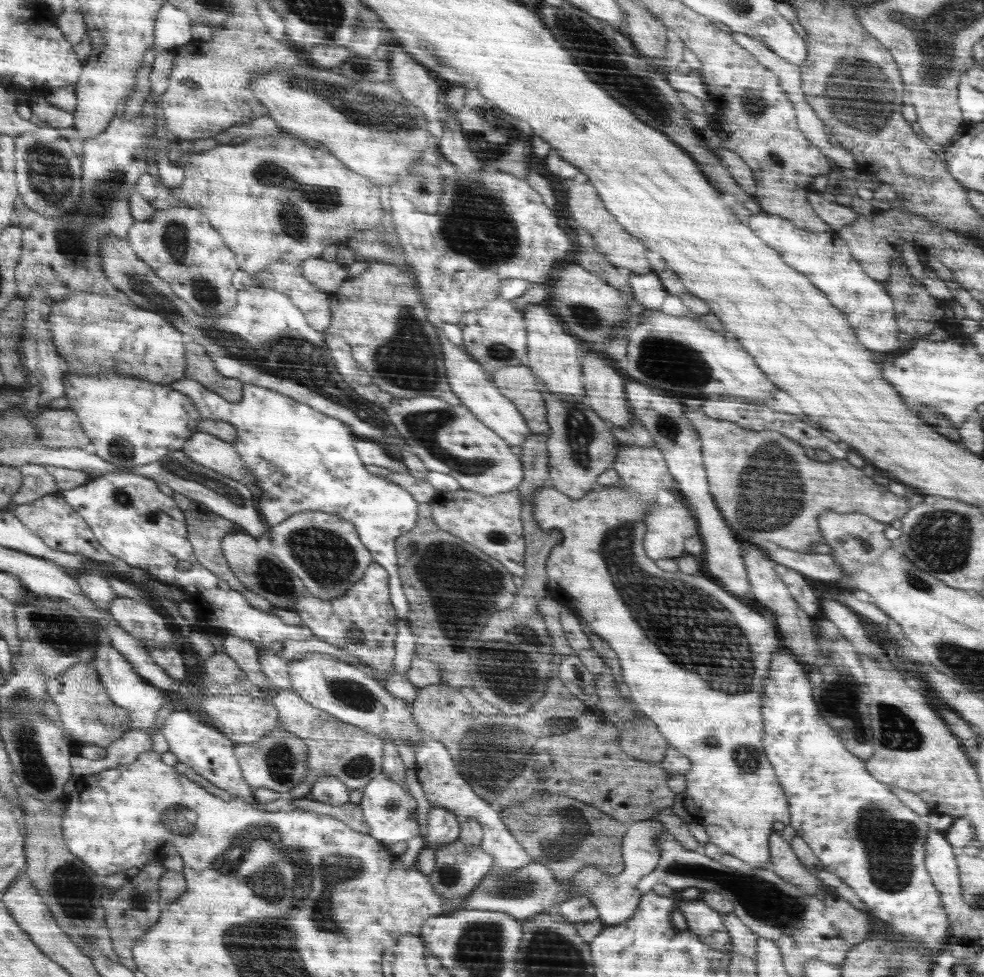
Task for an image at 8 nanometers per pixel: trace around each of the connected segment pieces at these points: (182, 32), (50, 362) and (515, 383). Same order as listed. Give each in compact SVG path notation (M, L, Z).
M170 2L165 3L157 19L156 47L159 51L179 51L195 42L192 17Z
M38 287L33 290L33 295L26 298L27 315L26 322L30 334L27 335L24 342L24 354L27 356L28 368L32 374L40 381L42 394L40 404L46 409L51 409L50 403L56 399L66 396L64 380L69 373L69 366L62 354L58 352L58 346L54 344L53 336L49 334L49 322L54 305L57 303L55 298L47 291L46 287Z
M526 365L506 366L492 374L494 376L494 384L500 389L502 396L508 397L517 409L520 410L522 417L525 418L526 424L529 425L531 433L540 434L548 433L549 410L546 409L545 399L541 391L541 382Z

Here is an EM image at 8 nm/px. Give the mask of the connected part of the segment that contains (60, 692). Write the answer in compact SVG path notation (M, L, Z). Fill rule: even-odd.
M93 663L75 664L62 676L51 678L49 693L60 707L65 726L82 742L108 748L120 737L134 730L131 725L131 712L127 708L115 704Z

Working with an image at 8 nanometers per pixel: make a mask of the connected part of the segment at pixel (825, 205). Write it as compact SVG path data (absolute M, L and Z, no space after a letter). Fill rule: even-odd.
M810 191L806 198L814 212L826 221L826 224L829 224L836 233L859 217L852 207L828 201L820 197L817 192Z

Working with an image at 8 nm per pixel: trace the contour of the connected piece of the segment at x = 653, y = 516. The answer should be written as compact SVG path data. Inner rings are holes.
M684 500L678 507L655 502L649 512L645 512L645 528L644 546L652 560L686 556L684 541L700 531L696 517Z

